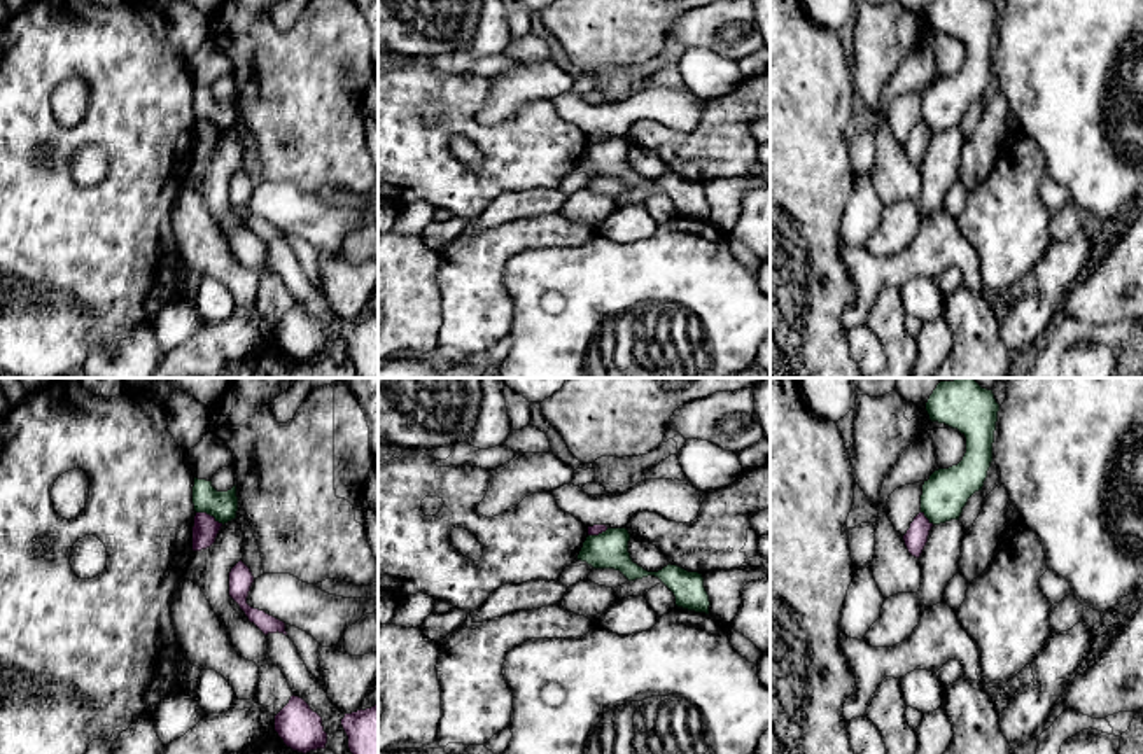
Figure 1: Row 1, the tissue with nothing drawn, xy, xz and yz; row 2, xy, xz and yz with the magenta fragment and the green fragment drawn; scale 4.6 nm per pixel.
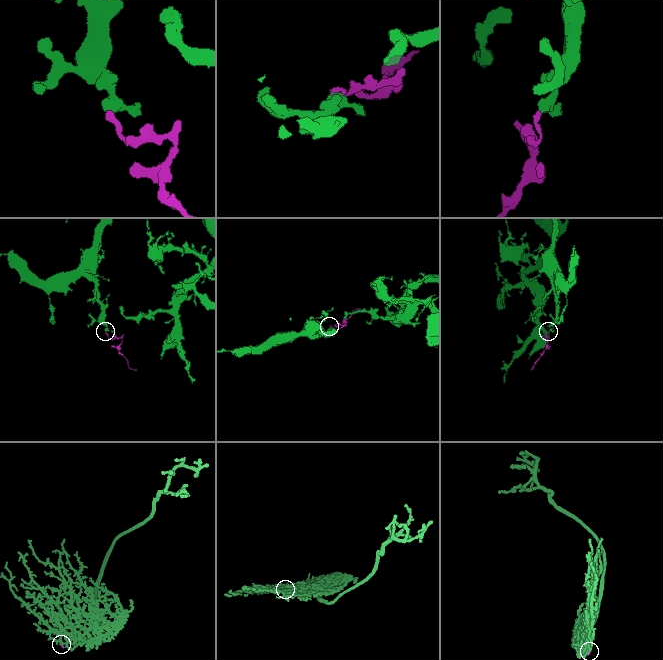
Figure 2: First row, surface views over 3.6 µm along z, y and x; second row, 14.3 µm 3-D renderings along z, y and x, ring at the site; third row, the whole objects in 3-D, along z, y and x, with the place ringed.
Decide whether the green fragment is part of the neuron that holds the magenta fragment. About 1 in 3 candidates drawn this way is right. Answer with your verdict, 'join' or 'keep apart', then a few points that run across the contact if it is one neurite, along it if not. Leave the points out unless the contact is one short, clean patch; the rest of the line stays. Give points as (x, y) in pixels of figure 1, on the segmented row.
keep apart | xy (196, 511), (205, 511), (223, 523)

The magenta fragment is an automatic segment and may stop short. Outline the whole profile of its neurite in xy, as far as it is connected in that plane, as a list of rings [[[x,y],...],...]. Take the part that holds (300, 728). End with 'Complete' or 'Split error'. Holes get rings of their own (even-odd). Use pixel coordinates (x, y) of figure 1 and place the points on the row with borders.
[[[294,695],[275,716],[275,731],[287,747],[303,754],[326,749],[327,744],[322,717],[303,698]]]. Complete

